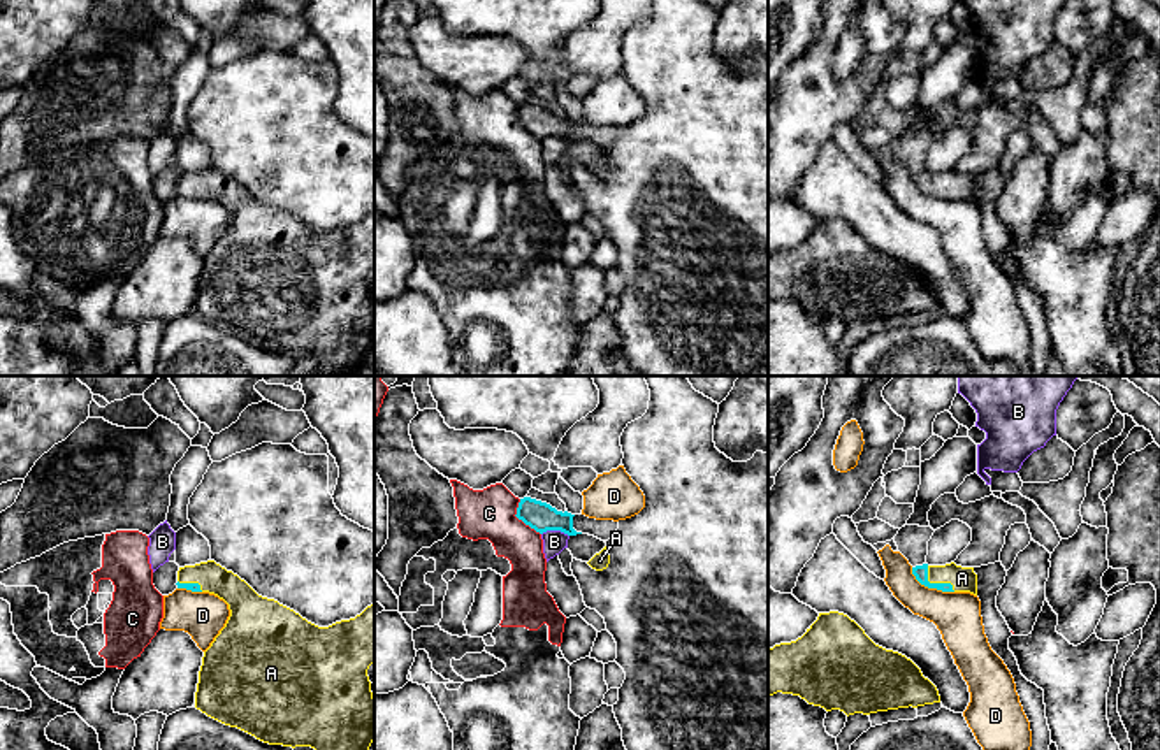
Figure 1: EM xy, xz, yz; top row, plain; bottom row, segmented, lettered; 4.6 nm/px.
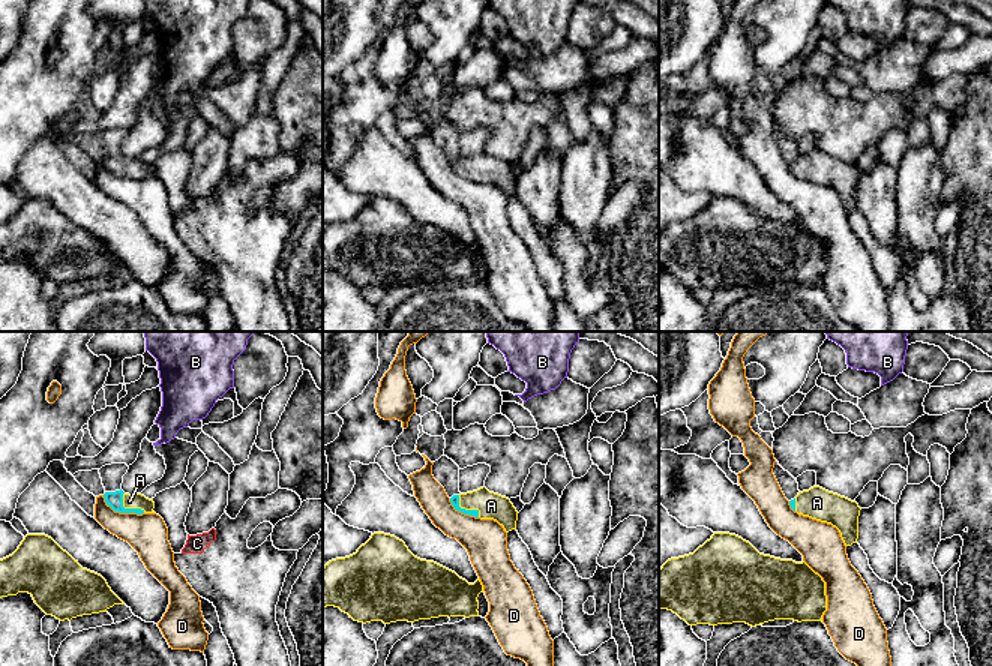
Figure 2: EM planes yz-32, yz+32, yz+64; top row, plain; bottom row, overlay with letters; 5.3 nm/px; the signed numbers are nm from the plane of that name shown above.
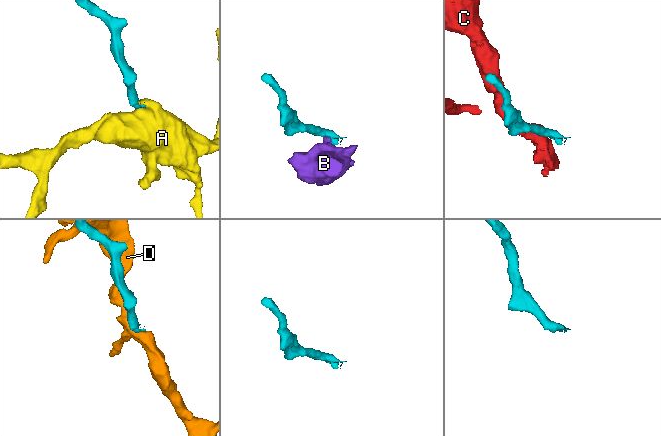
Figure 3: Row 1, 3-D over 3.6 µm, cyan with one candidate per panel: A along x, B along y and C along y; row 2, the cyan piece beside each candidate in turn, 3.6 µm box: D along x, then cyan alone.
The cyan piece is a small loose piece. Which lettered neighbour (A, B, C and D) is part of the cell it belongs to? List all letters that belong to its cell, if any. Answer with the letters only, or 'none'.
A

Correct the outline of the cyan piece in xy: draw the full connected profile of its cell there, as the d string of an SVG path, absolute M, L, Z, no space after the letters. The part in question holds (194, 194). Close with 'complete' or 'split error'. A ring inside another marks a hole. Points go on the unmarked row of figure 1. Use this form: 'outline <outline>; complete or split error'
outline M214 167L178 177L178 195L209 198L228 211L230 223L204 258L195 314L269 351L311 353L318 360L313 376L353 376L367 365L374 348L374 304L367 276L374 270L374 211L350 227L318 234L274 206L258 202L244 186Z; split error

